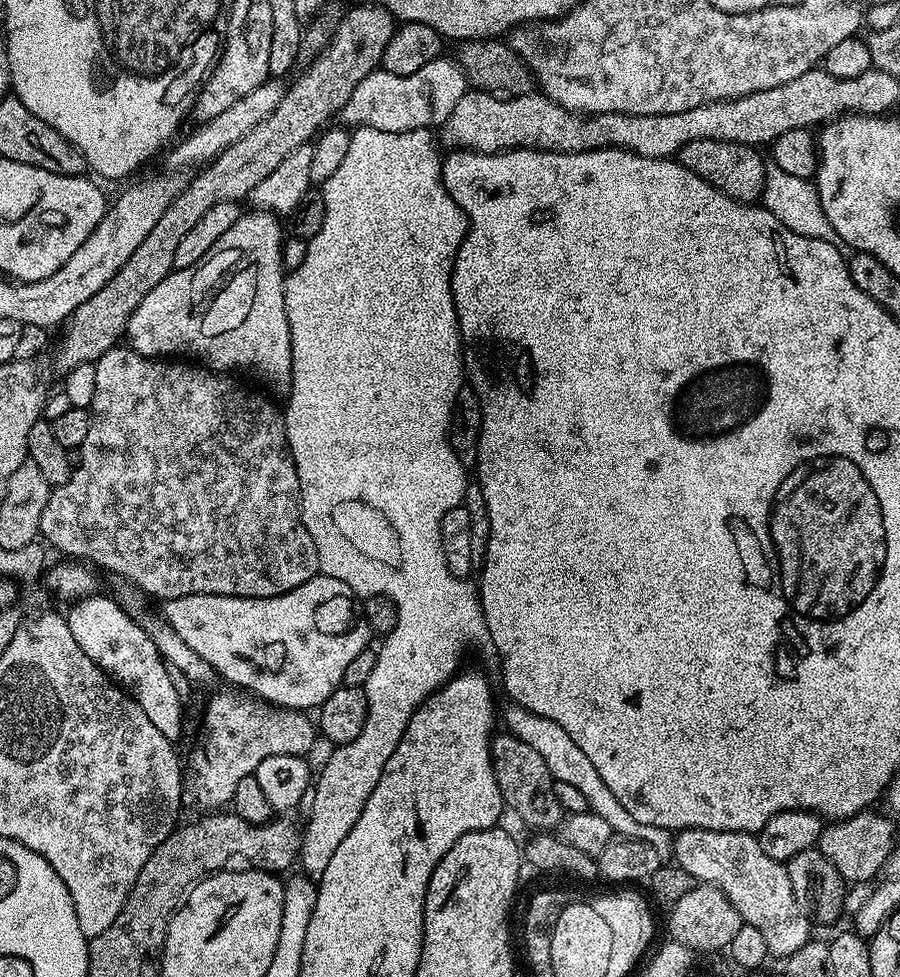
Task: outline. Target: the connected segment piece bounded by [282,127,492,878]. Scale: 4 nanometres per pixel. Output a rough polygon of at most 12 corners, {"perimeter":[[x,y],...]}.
{"perimeter":[[357,127],[284,282],[323,575],[386,596],[366,726],[314,780],[323,874],[408,719],[492,639],[440,519],[470,483],[426,128]]}

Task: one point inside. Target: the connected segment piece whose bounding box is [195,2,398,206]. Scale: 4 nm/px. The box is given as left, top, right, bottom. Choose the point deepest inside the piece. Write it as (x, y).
(320, 92)

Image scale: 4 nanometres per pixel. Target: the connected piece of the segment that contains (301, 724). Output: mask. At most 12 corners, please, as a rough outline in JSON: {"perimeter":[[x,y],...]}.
{"perimeter":[[217,691],[185,805],[220,810],[274,754],[318,737],[307,711]]}

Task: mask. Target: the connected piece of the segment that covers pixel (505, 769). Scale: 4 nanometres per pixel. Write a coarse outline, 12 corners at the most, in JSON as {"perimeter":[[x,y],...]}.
{"perimeter":[[493,735],[490,754],[505,809],[552,830],[562,809],[538,750]]}

